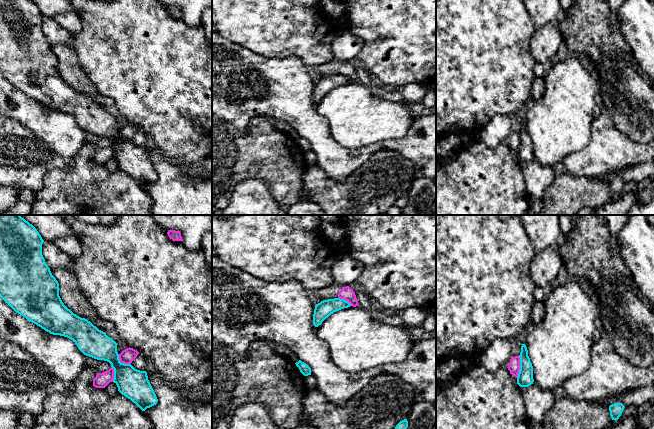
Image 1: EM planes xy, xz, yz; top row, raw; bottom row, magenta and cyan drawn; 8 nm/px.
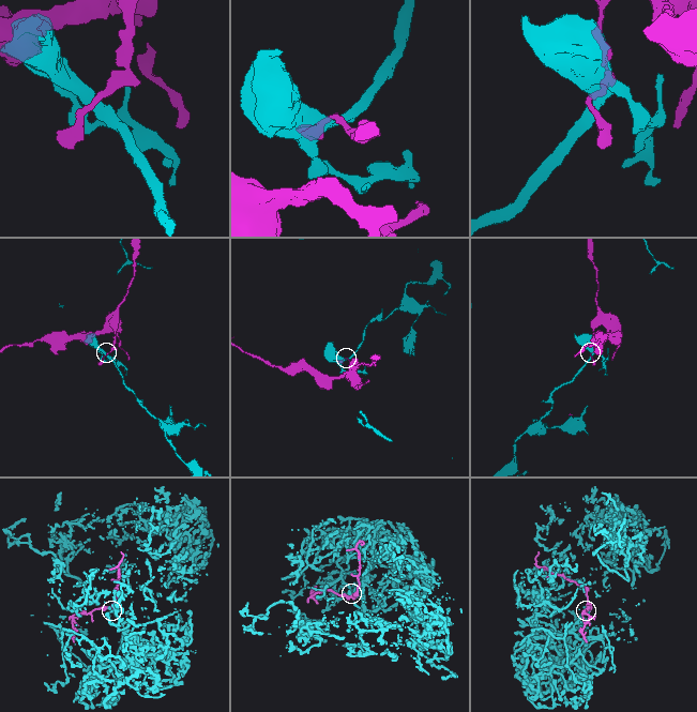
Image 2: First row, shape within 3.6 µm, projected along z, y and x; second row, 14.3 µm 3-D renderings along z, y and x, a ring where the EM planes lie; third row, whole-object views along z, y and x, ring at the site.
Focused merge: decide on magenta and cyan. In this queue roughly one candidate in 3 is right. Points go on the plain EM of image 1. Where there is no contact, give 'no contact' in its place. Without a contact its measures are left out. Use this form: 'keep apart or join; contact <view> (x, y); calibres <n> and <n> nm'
keep apart; contact yz (519, 143); calibres 100 and 130 nm

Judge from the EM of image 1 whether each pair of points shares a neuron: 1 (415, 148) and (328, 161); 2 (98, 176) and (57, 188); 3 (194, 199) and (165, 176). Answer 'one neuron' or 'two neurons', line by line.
1: one neuron
2: one neuron
3: one neuron

